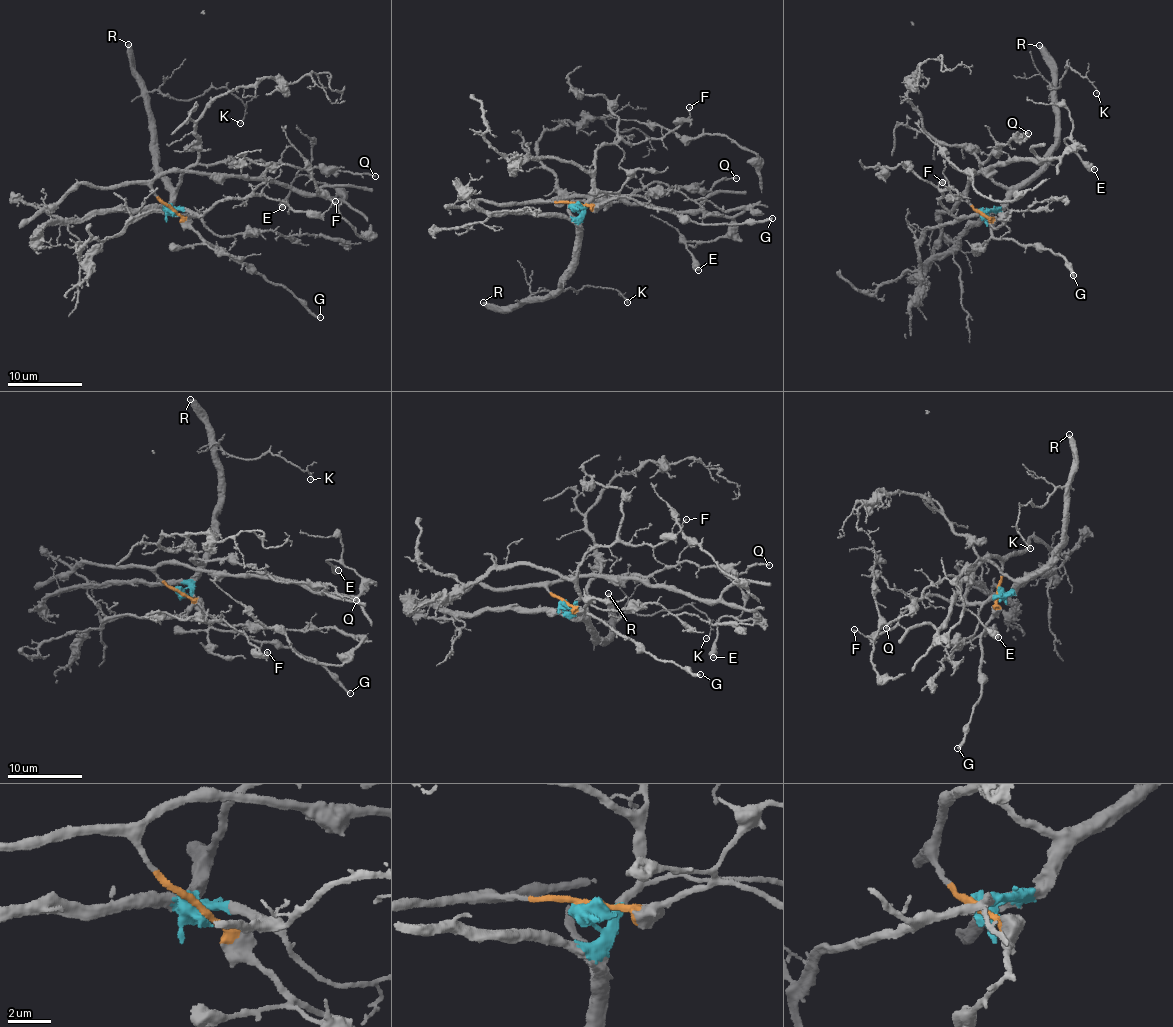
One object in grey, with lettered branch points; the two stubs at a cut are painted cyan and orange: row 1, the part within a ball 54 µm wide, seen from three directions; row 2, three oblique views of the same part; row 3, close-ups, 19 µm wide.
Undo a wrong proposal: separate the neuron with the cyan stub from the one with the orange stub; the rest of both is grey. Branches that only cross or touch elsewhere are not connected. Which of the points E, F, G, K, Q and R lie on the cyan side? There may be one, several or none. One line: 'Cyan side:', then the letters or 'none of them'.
Cyan side: F, K, Q, R

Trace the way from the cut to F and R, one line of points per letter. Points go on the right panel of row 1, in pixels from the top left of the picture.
F: (982, 213), (990, 210), (949, 215), (940, 200), (942, 190), (959, 192), (950, 195), (942, 182)
R: (982, 213), (998, 209), (1041, 167), (1043, 156), (1054, 145), (1055, 80), (1048, 53), (1038, 45)

